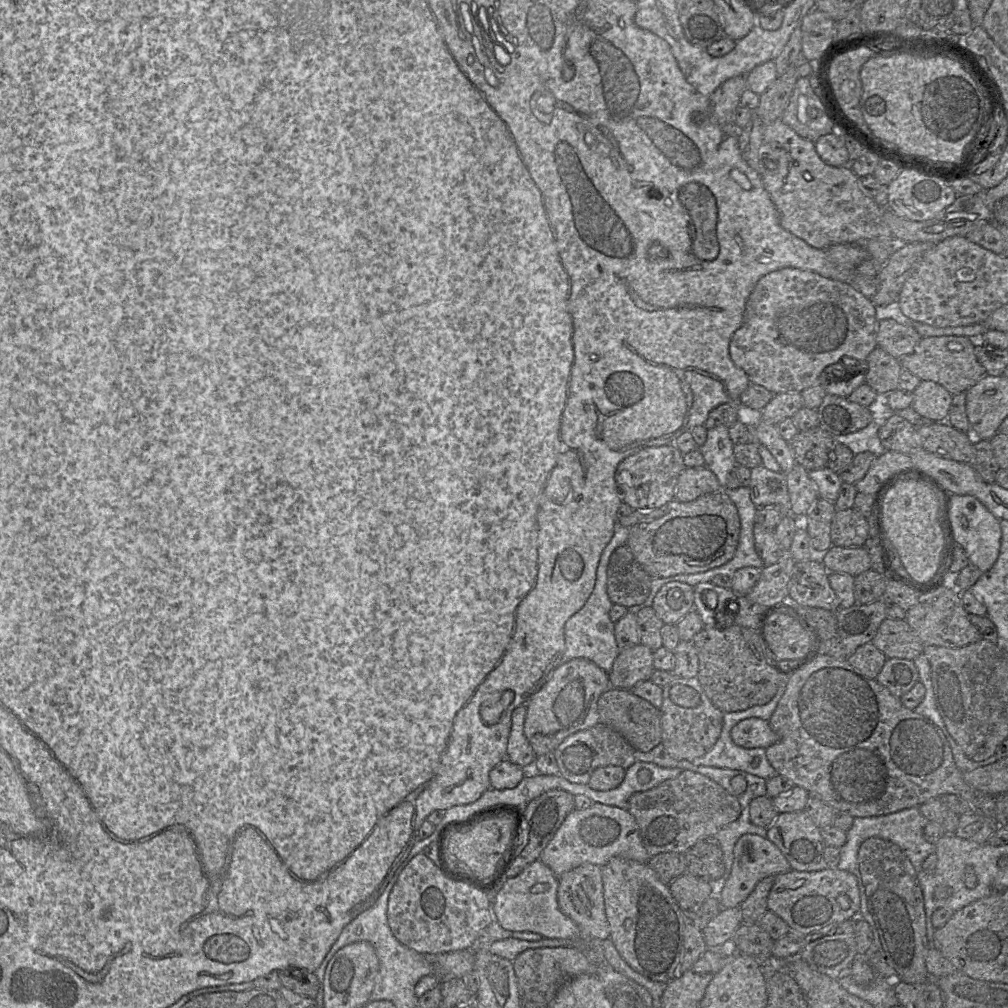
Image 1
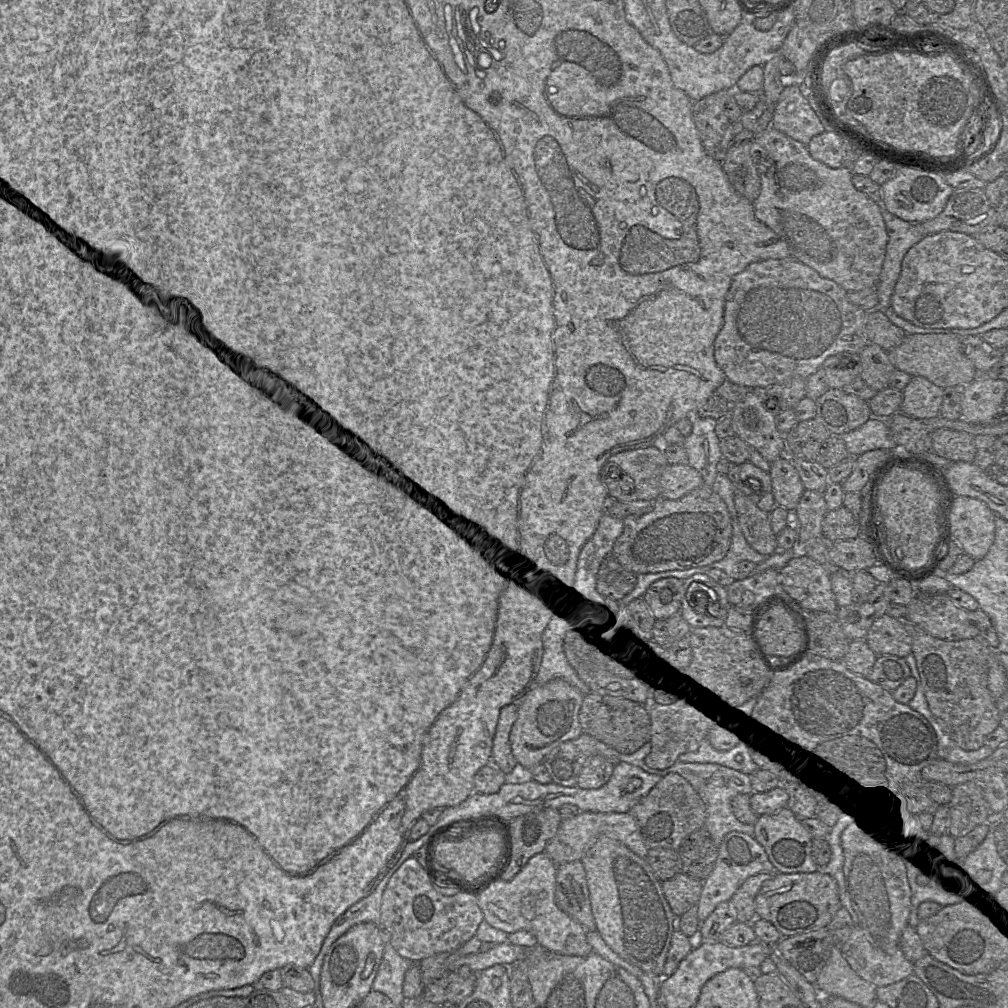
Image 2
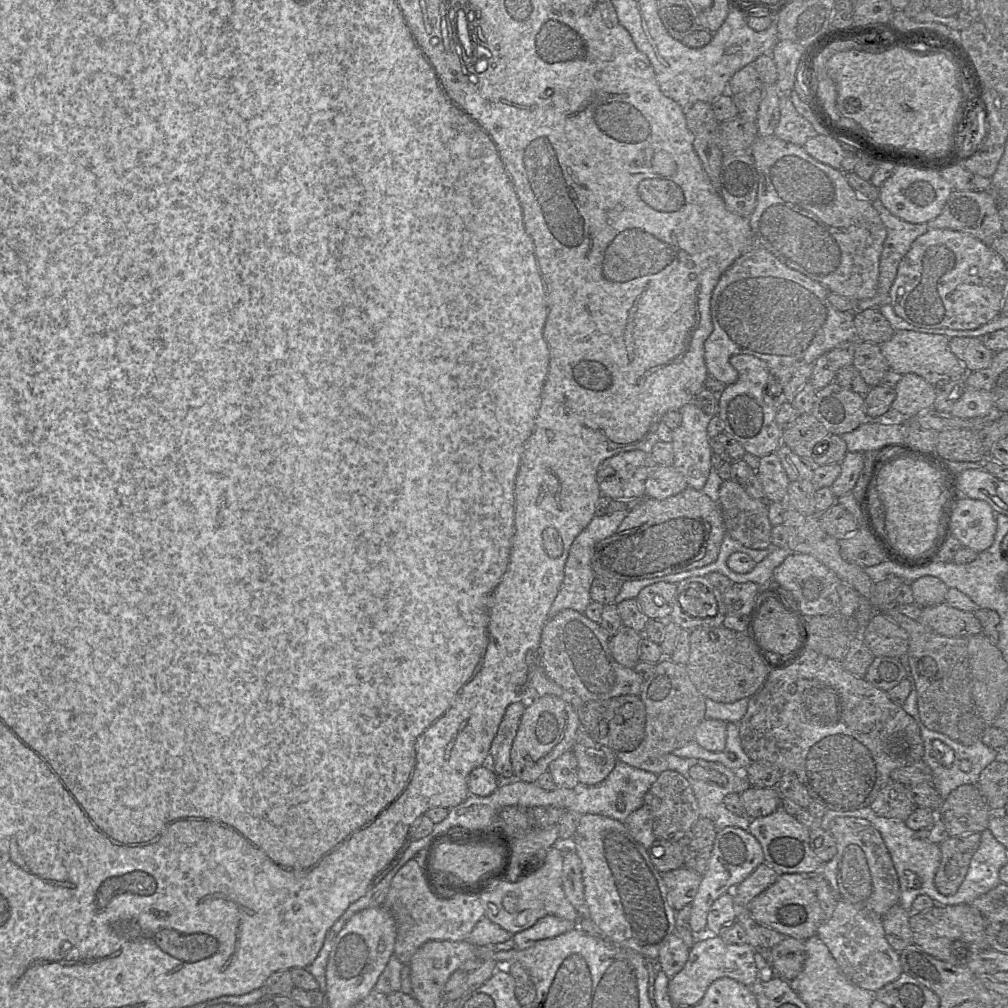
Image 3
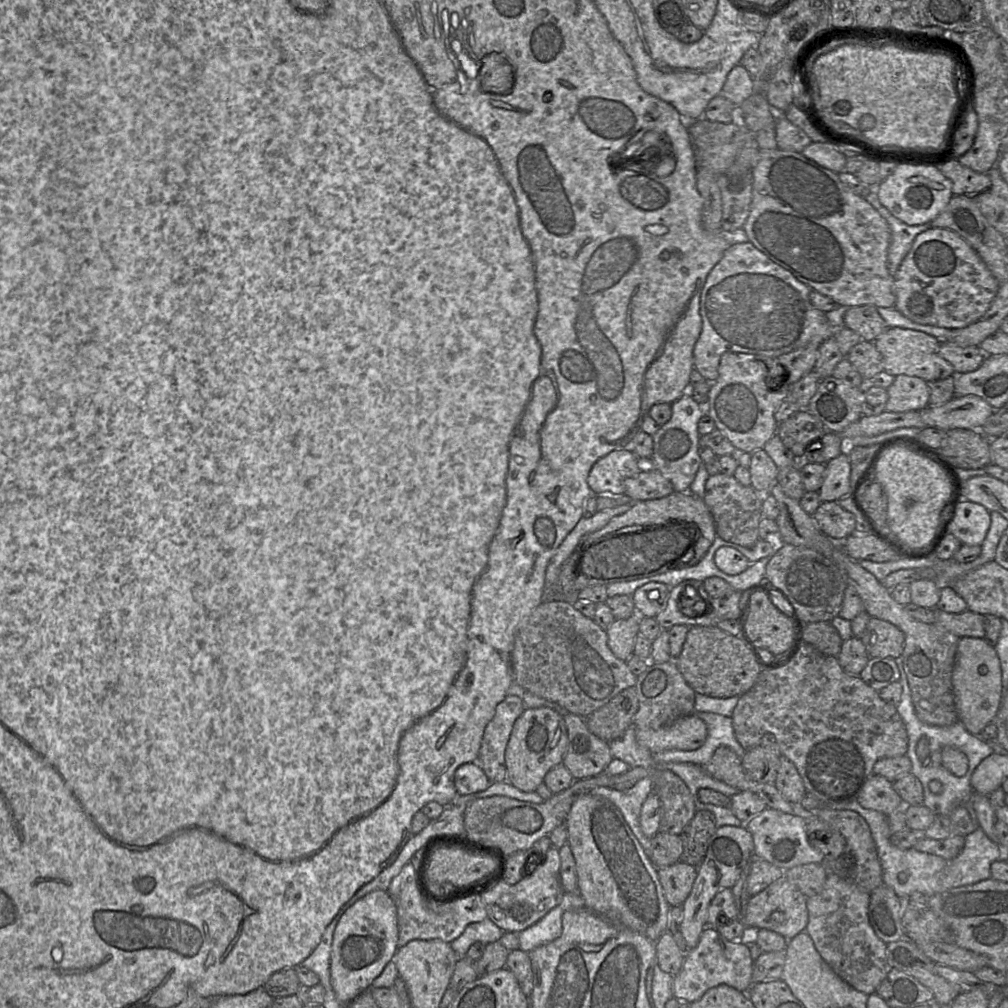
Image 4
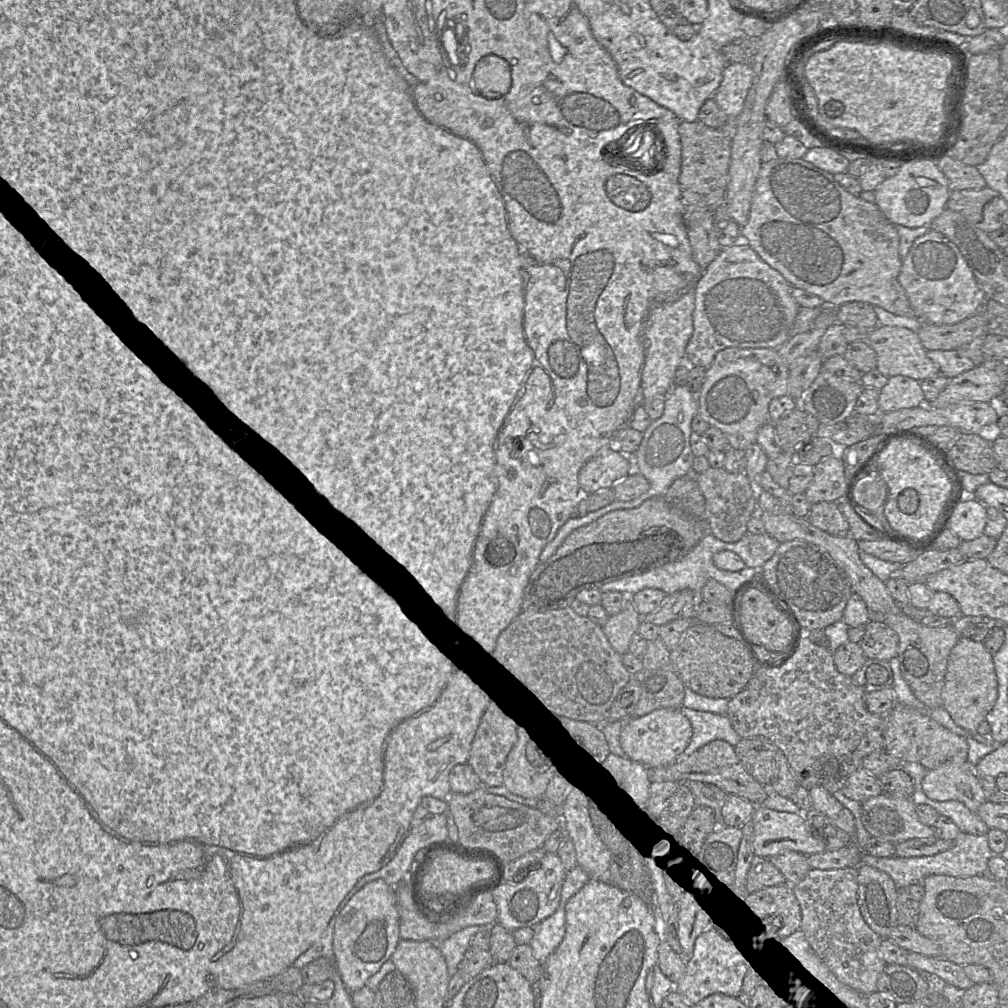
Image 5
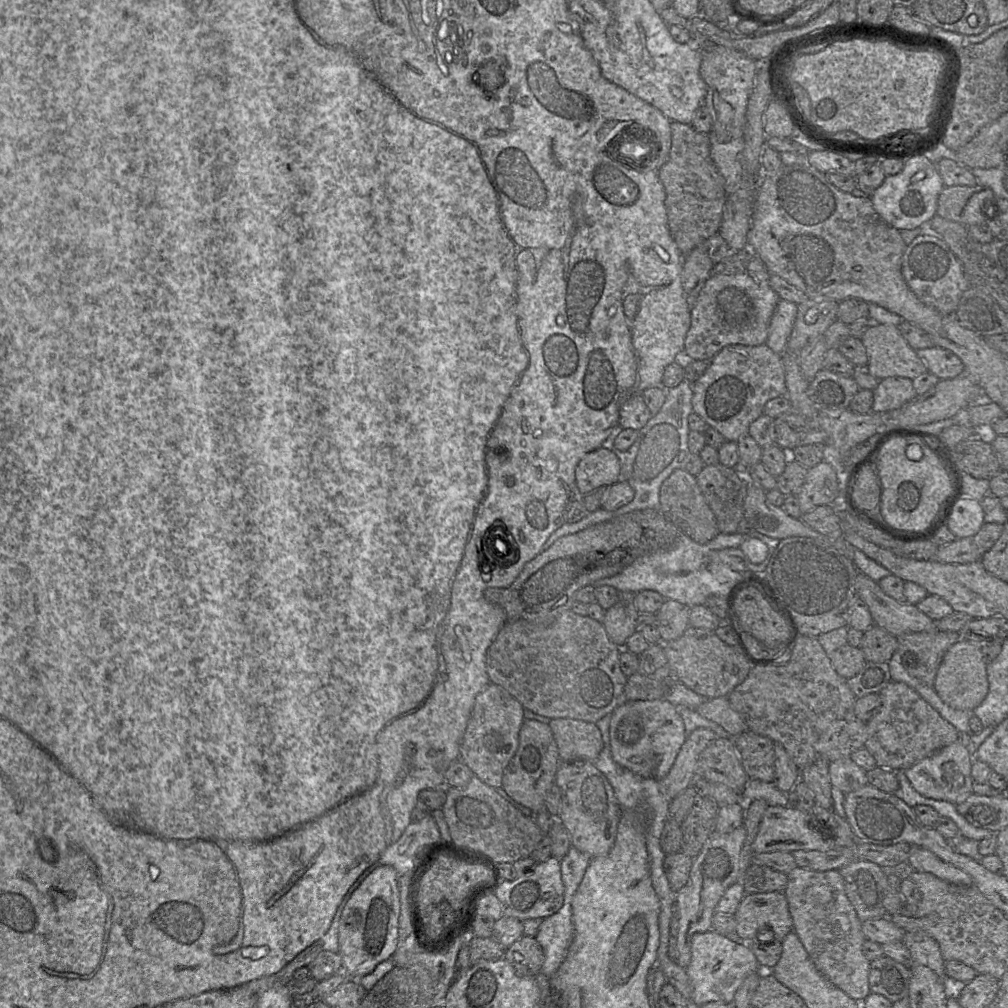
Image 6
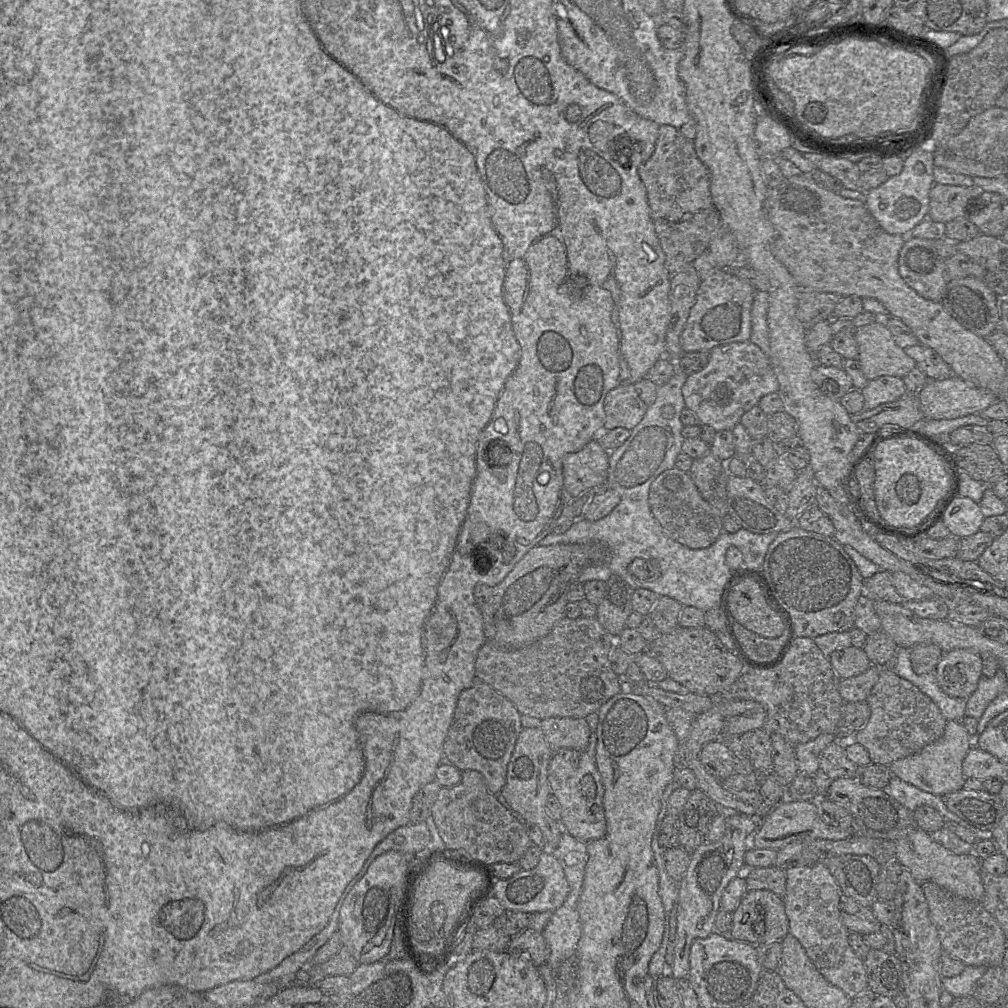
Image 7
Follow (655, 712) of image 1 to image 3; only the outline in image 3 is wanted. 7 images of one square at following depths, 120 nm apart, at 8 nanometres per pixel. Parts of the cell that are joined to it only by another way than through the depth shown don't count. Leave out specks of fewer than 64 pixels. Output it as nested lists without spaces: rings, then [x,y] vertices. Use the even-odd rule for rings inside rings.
[[[620,695],[607,700],[584,702],[577,710],[581,728],[596,742],[613,751],[631,752],[645,738],[646,711],[637,695]]]

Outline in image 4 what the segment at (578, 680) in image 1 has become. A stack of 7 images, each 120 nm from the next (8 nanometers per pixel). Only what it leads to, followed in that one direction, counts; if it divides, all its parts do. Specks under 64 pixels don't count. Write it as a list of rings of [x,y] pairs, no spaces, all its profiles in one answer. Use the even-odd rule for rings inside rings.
[[[548,707],[525,709],[515,721],[505,751],[507,782],[523,792],[534,792],[554,766],[563,762],[568,746],[564,718]]]

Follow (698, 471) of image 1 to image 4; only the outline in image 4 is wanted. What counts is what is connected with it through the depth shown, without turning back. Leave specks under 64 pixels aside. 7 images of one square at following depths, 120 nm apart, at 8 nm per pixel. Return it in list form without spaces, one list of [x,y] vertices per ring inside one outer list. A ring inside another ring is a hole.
[[[644,468],[636,476],[625,479],[625,494],[634,501],[659,499],[672,492],[671,482],[653,468]]]

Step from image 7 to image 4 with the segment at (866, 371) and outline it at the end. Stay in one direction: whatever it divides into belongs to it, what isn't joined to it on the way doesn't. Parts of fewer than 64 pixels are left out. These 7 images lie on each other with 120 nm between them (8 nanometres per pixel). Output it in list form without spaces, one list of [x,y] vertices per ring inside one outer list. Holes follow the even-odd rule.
[[[900,327],[887,328],[874,341],[883,360],[883,371],[893,375],[916,376],[925,381],[943,380],[952,376],[953,366],[939,353],[940,341],[926,333]]]

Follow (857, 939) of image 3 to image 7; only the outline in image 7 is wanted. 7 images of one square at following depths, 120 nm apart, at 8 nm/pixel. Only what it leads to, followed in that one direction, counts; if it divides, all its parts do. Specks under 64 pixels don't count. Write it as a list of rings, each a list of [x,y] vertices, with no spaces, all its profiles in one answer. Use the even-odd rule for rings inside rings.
[[[824,862],[785,870],[786,888],[782,897],[788,919],[788,933],[804,948],[817,971],[832,985],[853,999],[868,987],[864,961],[848,942],[849,930],[840,918],[842,890]]]

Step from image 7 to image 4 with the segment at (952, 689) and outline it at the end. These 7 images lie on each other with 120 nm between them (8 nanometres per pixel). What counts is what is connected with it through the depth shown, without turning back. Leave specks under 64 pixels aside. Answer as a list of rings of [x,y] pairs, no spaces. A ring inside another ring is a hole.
[[[962,637],[957,648],[952,675],[953,694],[959,721],[971,734],[979,736],[981,731],[995,721],[1002,704],[1002,673],[1000,660],[995,650],[985,638]]]

